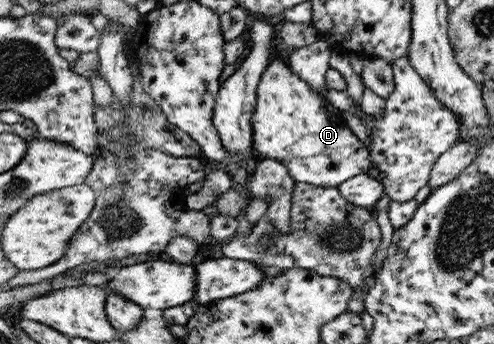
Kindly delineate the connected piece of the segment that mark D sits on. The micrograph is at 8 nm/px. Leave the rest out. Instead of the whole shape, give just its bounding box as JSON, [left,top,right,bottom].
[251,59,373,188]

